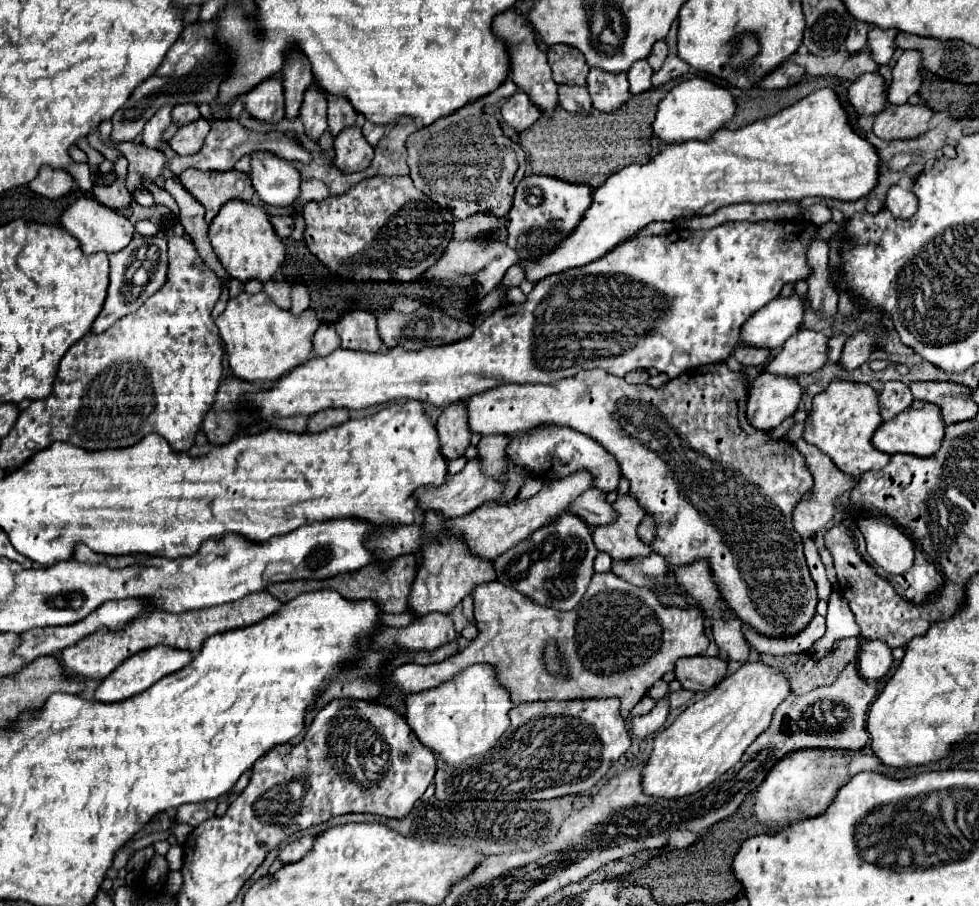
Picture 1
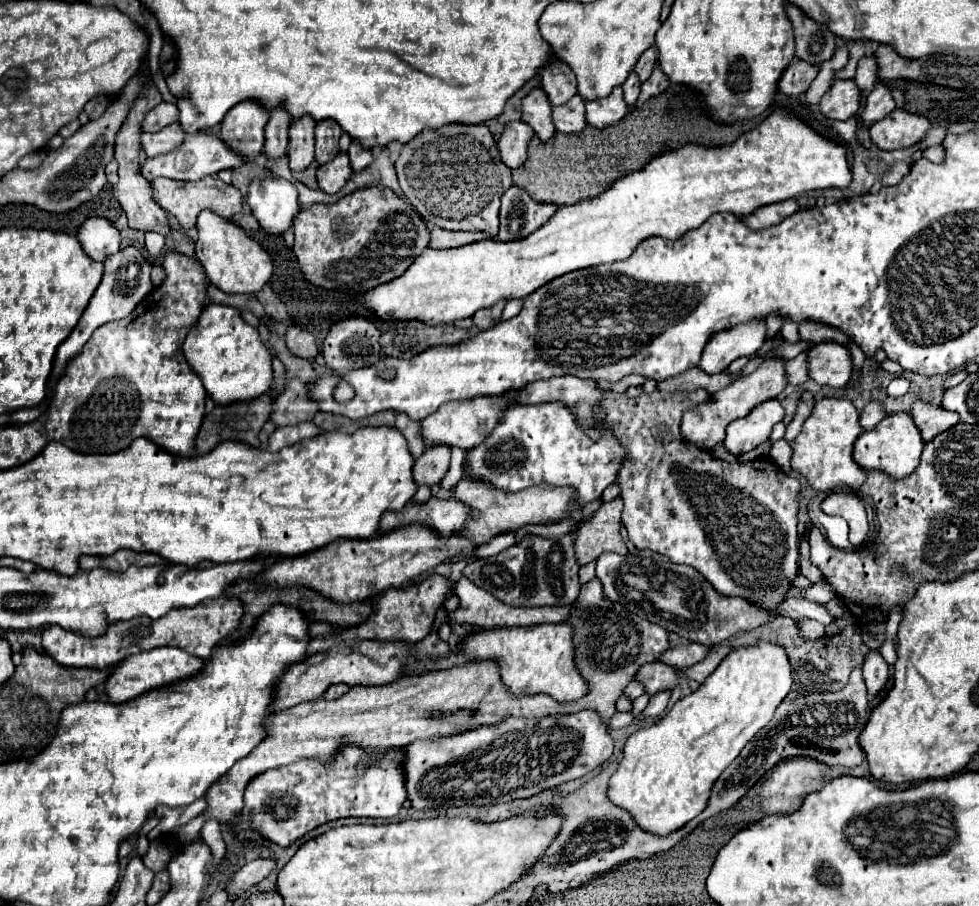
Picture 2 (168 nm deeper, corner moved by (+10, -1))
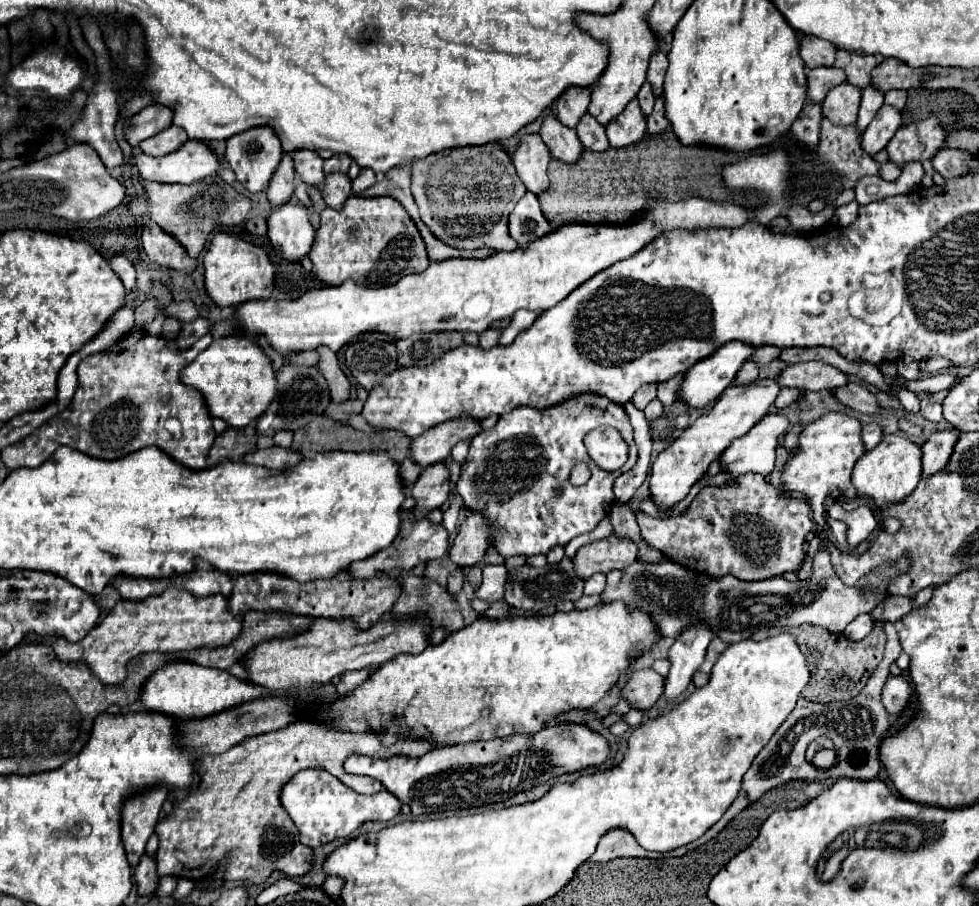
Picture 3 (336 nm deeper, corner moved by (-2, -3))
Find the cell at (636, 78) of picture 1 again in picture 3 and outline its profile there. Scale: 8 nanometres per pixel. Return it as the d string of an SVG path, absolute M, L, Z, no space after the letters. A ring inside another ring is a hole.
M646 81L638 93L638 101L640 101L640 107L642 107L642 113L644 115L650 115L652 113L652 107L654 107L654 95L652 95L652 87L650 83Z

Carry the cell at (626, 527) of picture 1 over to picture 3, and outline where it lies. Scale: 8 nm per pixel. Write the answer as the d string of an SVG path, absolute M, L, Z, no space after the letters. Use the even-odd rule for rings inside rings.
M610 535L608 539L590 543L578 549L574 563L574 573L580 579L588 579L594 573L610 573L614 569L626 569L626 565L636 561L636 545L630 539L616 539Z

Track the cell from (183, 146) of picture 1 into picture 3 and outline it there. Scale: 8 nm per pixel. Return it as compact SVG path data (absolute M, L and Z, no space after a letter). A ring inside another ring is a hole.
M168 127L164 131L158 133L158 137L150 137L150 139L144 139L138 147L142 149L142 153L146 155L152 155L152 157L162 157L162 155L168 155L176 149L180 149L184 143L188 141L186 137L186 131L178 129L178 127Z

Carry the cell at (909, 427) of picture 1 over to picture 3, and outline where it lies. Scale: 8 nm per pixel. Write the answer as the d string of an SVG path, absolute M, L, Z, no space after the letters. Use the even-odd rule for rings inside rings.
M884 435L880 445L864 453L864 457L858 459L858 465L854 465L852 485L856 487L858 497L870 497L878 509L884 509L886 505L902 503L916 489L922 477L920 459L922 459L922 453L916 443L900 435Z

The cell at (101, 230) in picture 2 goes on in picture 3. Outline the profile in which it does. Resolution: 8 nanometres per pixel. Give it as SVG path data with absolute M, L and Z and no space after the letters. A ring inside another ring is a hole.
M124 255L112 257L110 265L112 265L114 273L120 277L120 281L124 283L126 291L128 291L128 293L136 293L138 287L136 287L136 271L134 271L134 265L132 265Z

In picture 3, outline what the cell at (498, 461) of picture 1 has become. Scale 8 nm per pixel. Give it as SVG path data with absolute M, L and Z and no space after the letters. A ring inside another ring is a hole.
M470 513L448 549L450 561L460 567L476 565L484 557L486 547L490 547L486 545L486 525L482 525L482 517L478 517L478 513Z

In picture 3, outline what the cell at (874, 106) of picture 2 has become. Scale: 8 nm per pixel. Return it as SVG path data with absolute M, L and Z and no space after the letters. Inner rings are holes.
M884 105L876 117L872 119L872 123L866 127L864 135L862 135L862 149L868 155L876 155L878 151L882 151L888 141L894 137L896 129L900 127L902 119L900 119L900 111L896 107Z

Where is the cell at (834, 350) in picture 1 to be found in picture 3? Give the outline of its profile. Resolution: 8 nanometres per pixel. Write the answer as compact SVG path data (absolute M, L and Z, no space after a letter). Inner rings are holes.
M780 389L774 405L776 405L778 409L784 409L784 407L788 407L790 403L794 403L794 401L798 399L798 395L800 395L800 391L796 391L796 389Z

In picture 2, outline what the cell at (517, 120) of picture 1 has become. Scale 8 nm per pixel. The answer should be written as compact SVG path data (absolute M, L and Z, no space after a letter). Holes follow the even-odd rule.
M510 121L504 131L502 137L498 141L498 149L500 149L500 157L508 167L520 167L526 159L526 147L530 137L534 135L532 127L526 125L524 121Z

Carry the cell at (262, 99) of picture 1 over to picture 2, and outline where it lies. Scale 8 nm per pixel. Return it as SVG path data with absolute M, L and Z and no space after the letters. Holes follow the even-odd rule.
M240 101L226 113L220 137L246 159L254 159L264 147L264 127L268 117L270 111L258 101Z

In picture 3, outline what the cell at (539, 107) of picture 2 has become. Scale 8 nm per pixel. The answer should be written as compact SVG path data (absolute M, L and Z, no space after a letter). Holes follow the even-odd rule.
M548 115L544 119L544 125L540 129L542 141L548 145L550 155L562 163L576 163L580 155L584 153L584 145L576 135L576 129L564 127L554 115Z

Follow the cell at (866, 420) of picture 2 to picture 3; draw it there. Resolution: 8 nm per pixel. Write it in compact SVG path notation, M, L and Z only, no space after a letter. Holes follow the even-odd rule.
M868 423L862 427L862 443L866 451L872 451L882 441L882 427L878 423Z

